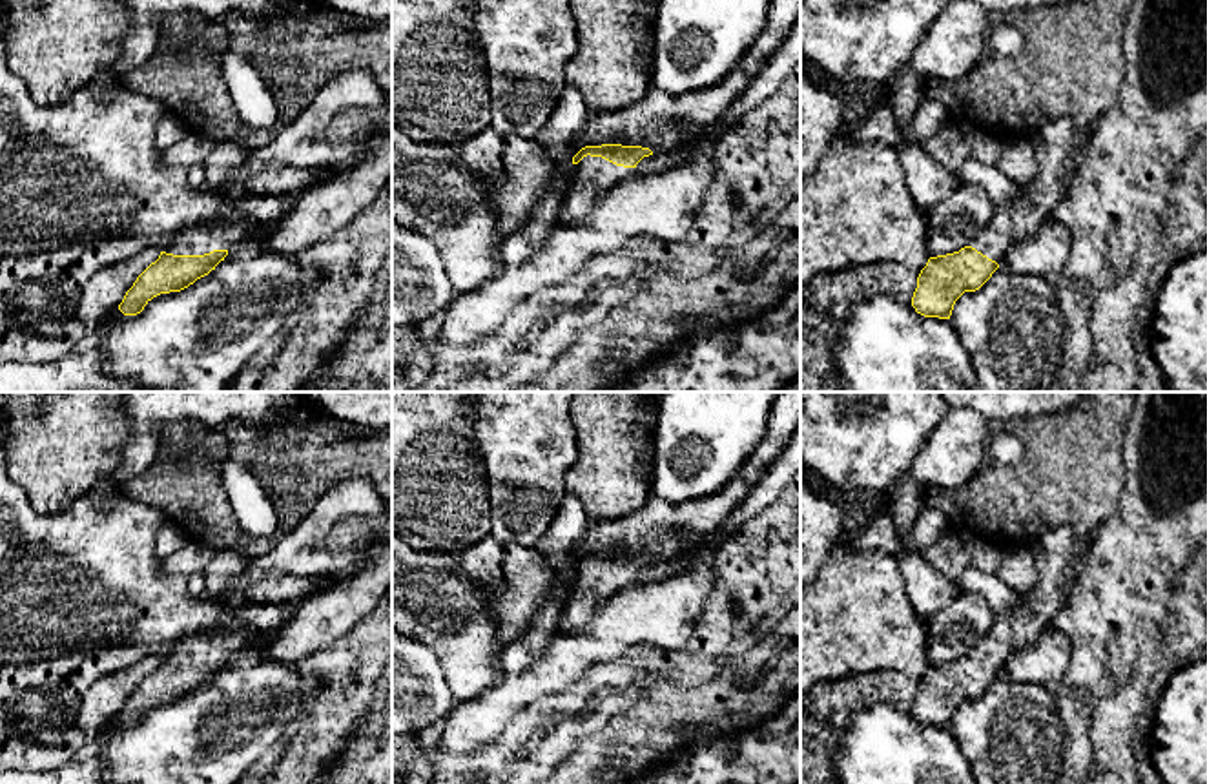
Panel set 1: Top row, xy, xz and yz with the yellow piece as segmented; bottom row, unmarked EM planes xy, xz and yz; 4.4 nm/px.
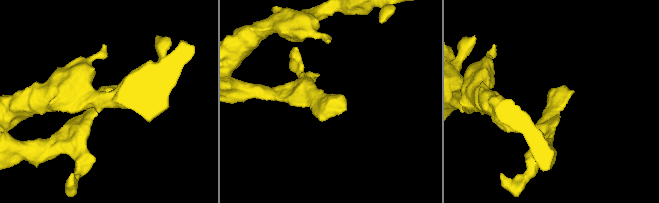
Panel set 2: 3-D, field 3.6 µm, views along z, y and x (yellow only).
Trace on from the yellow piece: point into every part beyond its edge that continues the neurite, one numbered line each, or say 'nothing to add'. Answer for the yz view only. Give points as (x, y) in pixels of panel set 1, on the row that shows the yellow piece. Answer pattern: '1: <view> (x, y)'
1: yz (1016, 221)

